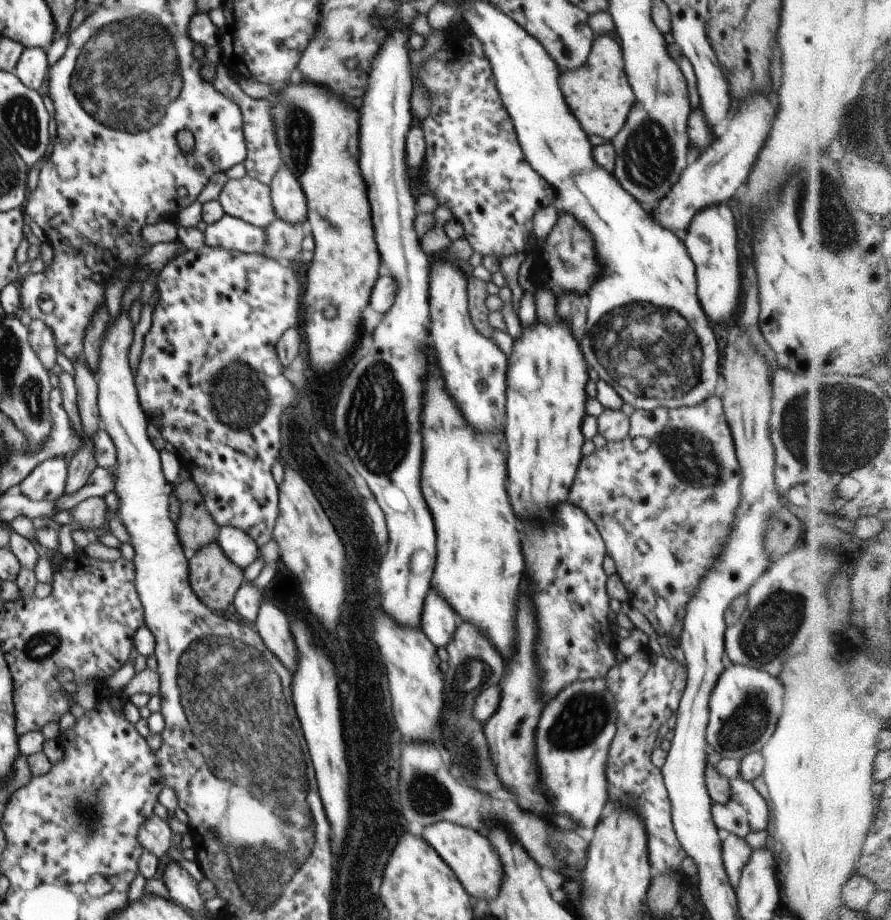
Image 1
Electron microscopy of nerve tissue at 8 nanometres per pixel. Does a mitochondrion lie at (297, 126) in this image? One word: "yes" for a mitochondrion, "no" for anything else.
yes

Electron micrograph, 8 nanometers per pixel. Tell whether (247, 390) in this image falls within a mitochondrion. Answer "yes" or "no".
yes

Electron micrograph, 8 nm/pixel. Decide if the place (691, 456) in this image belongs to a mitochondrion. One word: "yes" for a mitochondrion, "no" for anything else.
yes

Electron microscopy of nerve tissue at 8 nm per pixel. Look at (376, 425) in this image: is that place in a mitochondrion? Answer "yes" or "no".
yes

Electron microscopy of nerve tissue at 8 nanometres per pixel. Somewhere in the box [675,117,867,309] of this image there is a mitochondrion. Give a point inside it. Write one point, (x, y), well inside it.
(836, 227)

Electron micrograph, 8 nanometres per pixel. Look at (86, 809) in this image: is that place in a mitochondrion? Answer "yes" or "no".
yes

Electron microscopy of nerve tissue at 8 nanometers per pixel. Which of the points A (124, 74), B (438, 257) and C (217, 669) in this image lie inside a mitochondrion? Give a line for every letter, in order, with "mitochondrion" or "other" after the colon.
A: mitochondrion
B: other
C: mitochondrion

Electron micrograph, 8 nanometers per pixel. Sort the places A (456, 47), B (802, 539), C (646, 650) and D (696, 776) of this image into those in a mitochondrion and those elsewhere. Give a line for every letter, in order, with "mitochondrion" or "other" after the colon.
A: other
B: other
C: other
D: other

